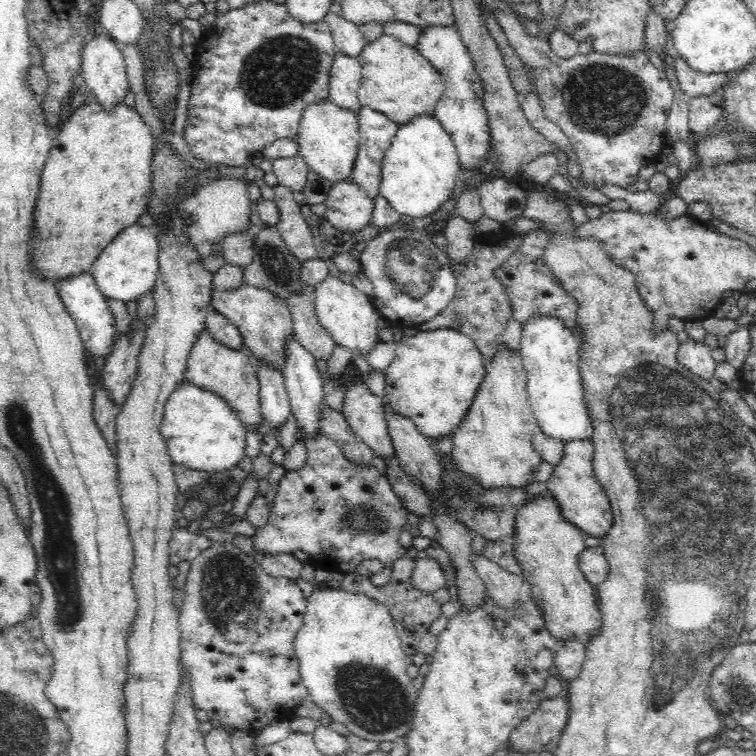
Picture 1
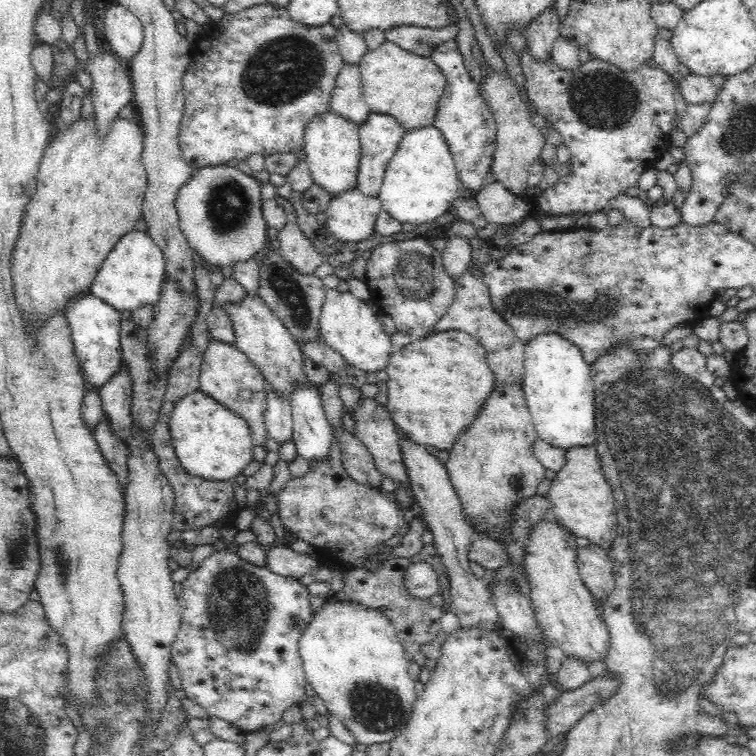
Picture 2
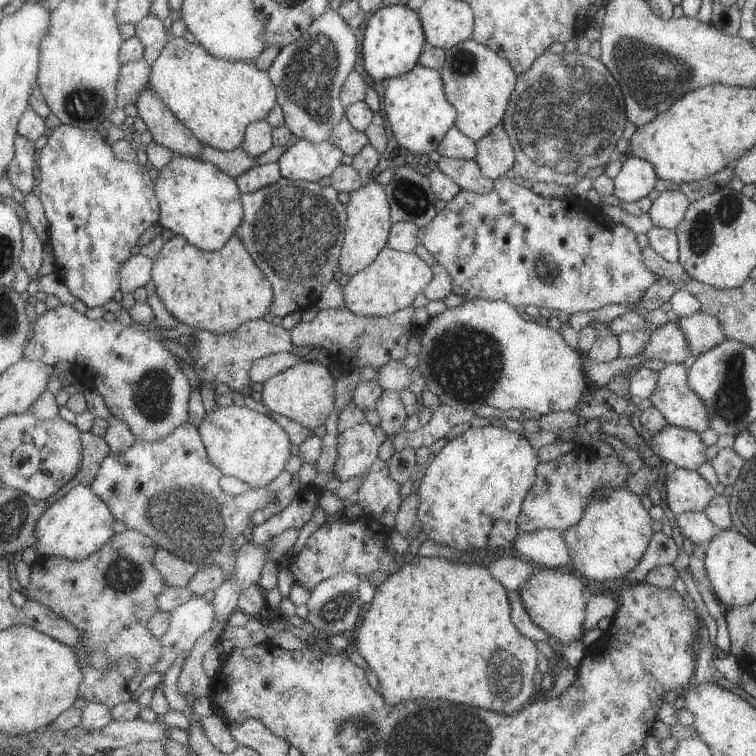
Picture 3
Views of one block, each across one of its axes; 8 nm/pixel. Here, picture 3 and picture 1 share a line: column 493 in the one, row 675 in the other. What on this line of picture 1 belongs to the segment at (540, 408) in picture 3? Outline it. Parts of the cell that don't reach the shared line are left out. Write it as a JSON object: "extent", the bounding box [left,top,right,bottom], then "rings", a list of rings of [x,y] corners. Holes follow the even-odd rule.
{"extent":[293,590,419,742],"rings":[[[318,590],[312,598],[308,598],[307,612],[303,620],[303,628],[299,629],[296,634],[293,646],[295,647],[295,656],[299,664],[299,672],[301,673],[301,682],[309,691],[311,698],[316,702],[317,706],[325,710],[325,712],[336,722],[340,722],[355,735],[364,740],[372,742],[393,742],[396,738],[402,738],[410,730],[413,724],[413,716],[415,704],[418,699],[419,681],[411,680],[408,677],[407,670],[410,665],[409,657],[403,652],[403,645],[397,636],[393,624],[393,618],[388,608],[380,604],[376,600],[370,600],[364,593],[350,593],[345,590]]]}

